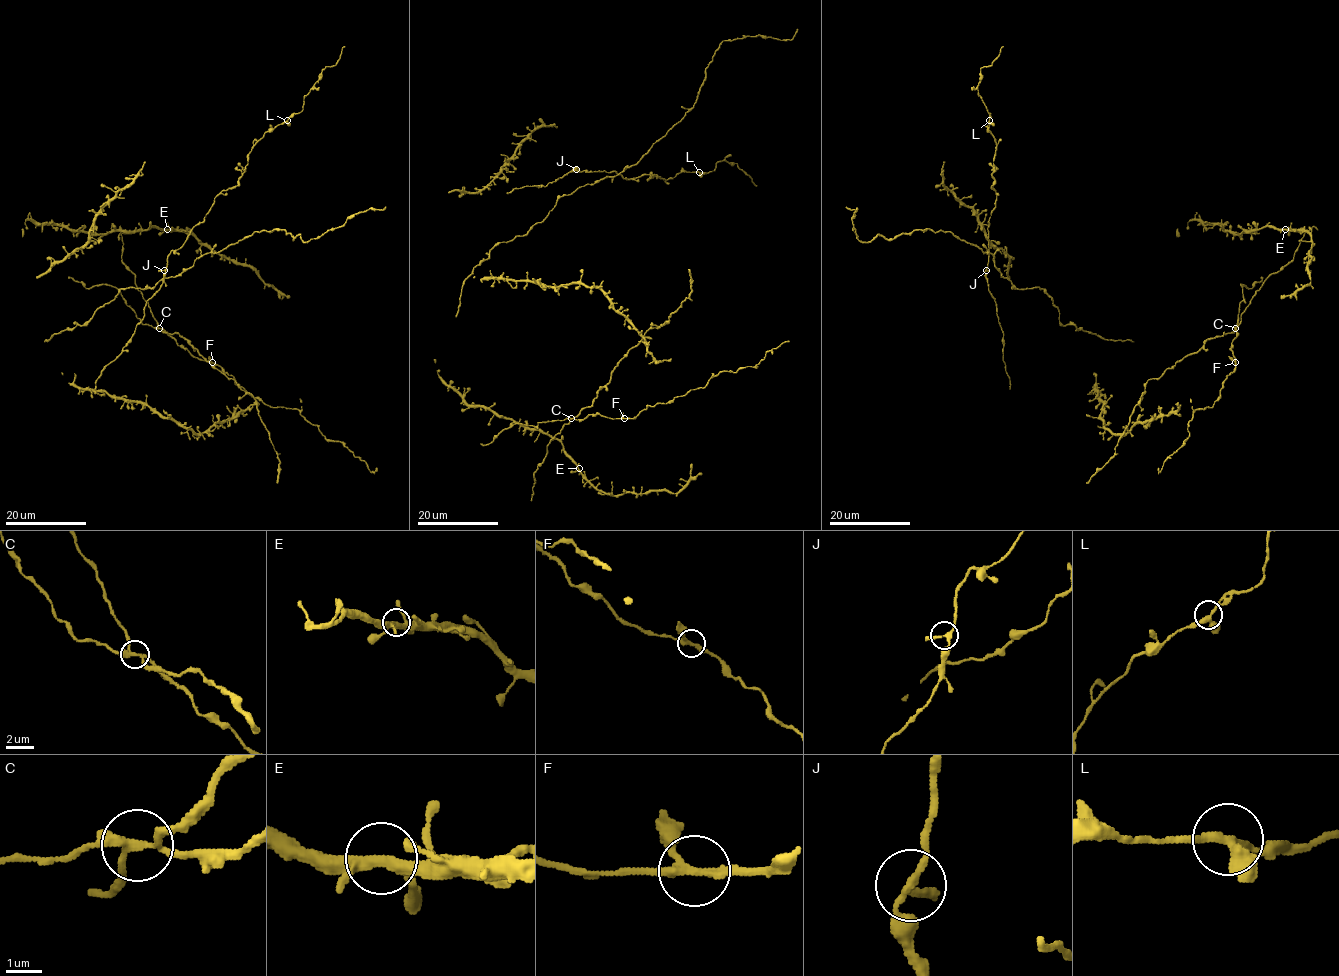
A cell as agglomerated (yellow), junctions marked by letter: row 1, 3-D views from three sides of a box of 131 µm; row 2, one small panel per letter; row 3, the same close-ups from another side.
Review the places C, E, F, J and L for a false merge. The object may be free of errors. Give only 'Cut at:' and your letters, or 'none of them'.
Cut at: C

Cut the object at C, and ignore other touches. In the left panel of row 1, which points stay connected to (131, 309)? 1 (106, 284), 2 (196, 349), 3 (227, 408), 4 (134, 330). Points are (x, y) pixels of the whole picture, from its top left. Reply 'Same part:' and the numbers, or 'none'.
Same part: 1, 3, 4

